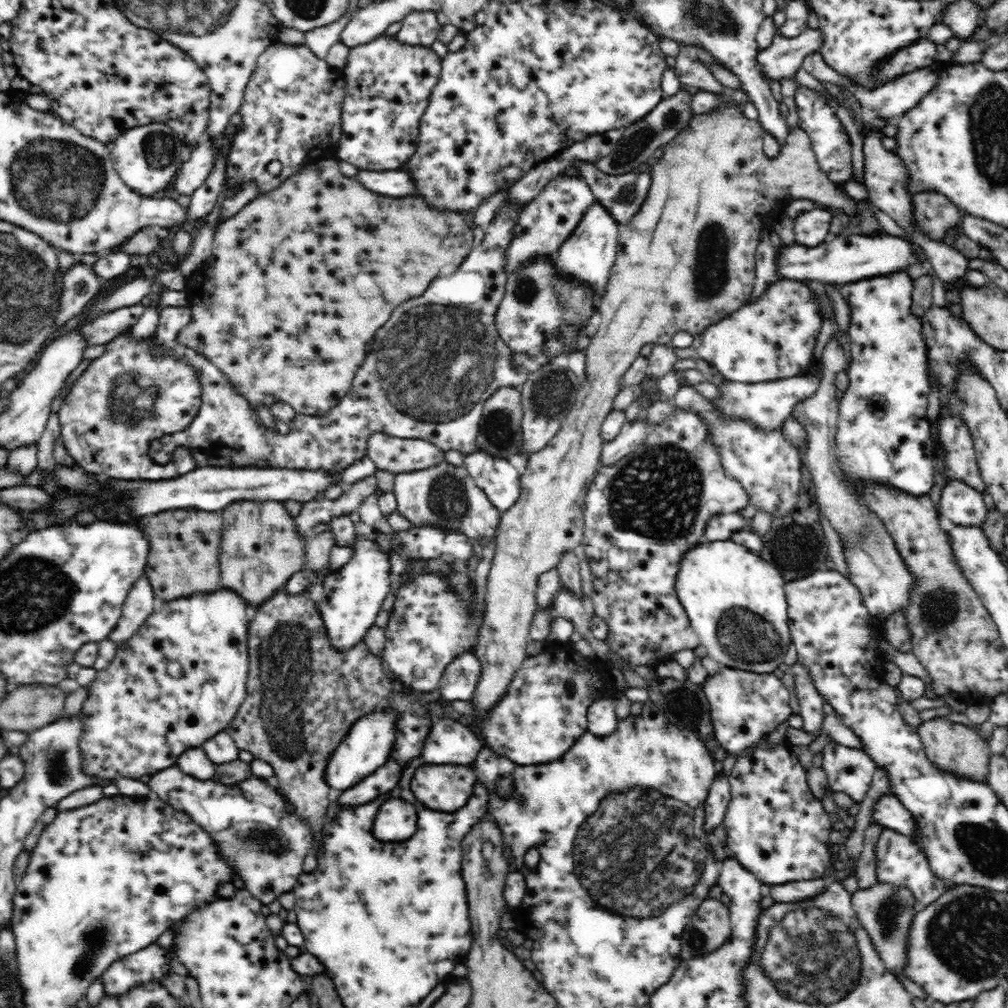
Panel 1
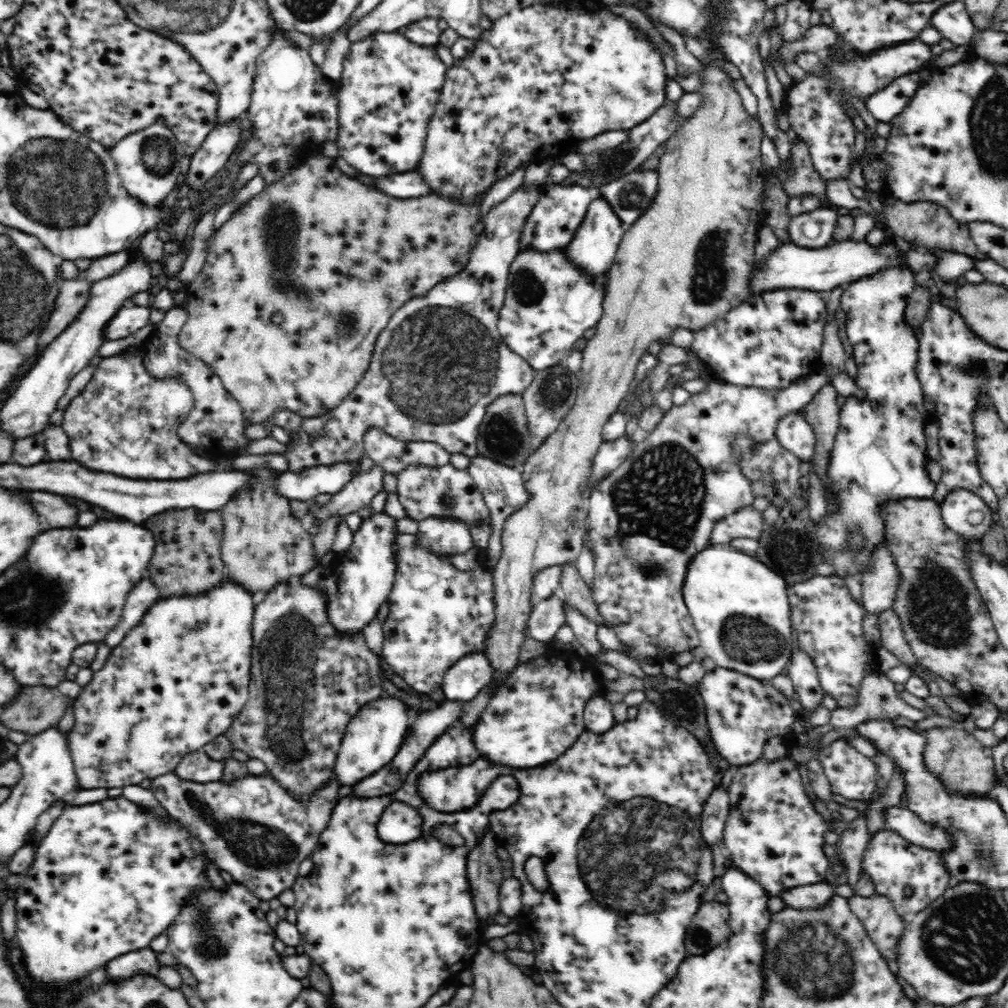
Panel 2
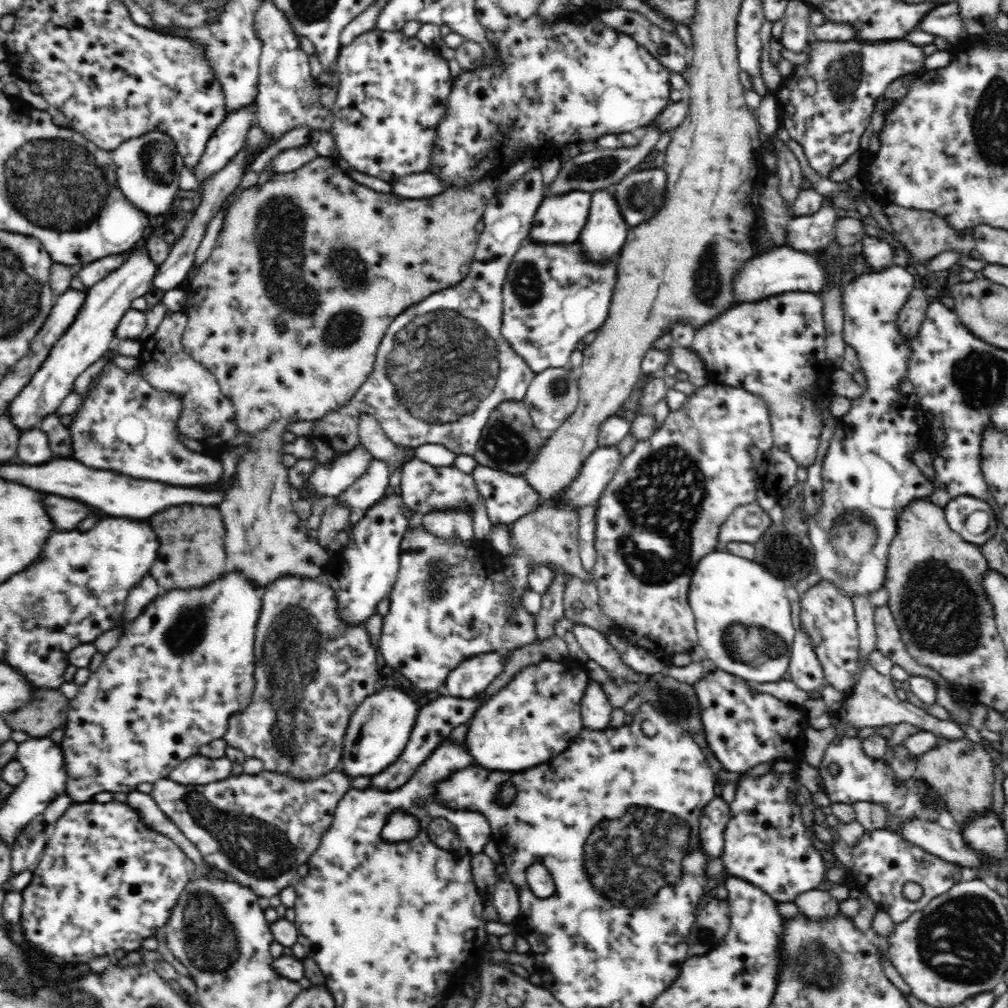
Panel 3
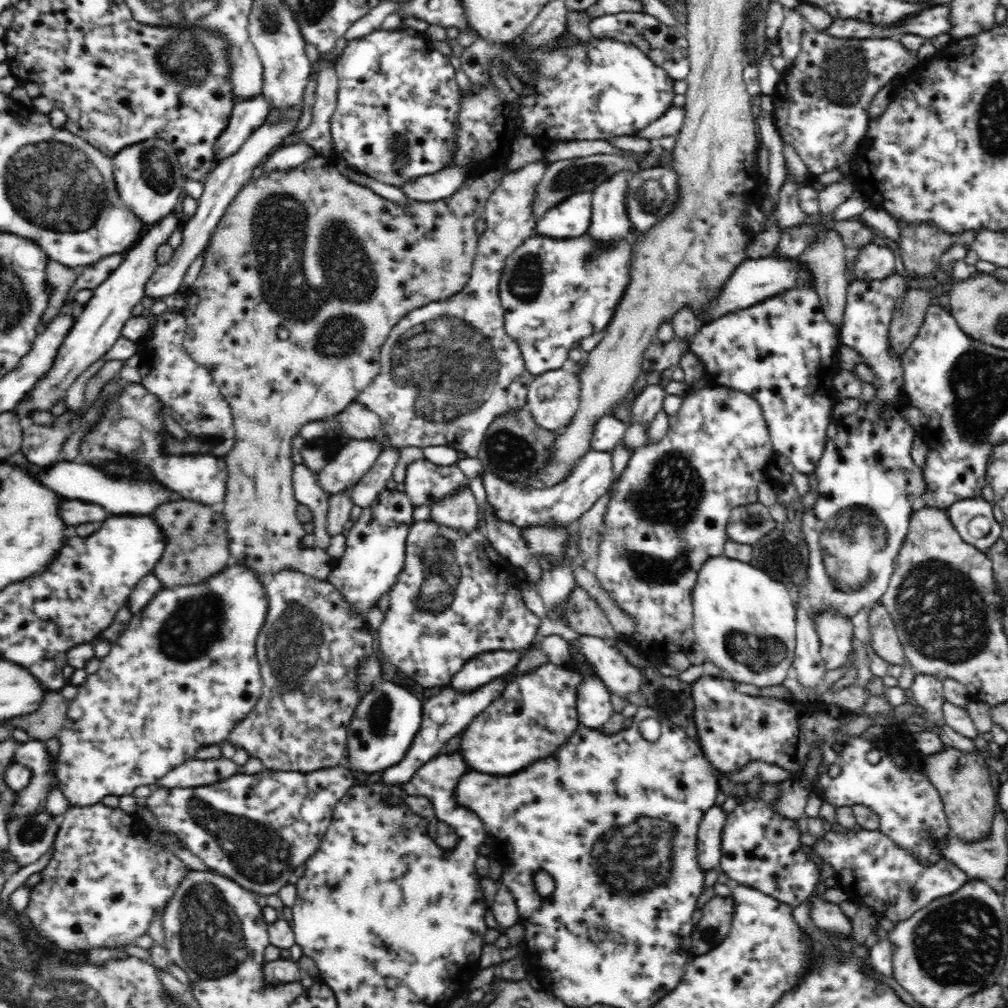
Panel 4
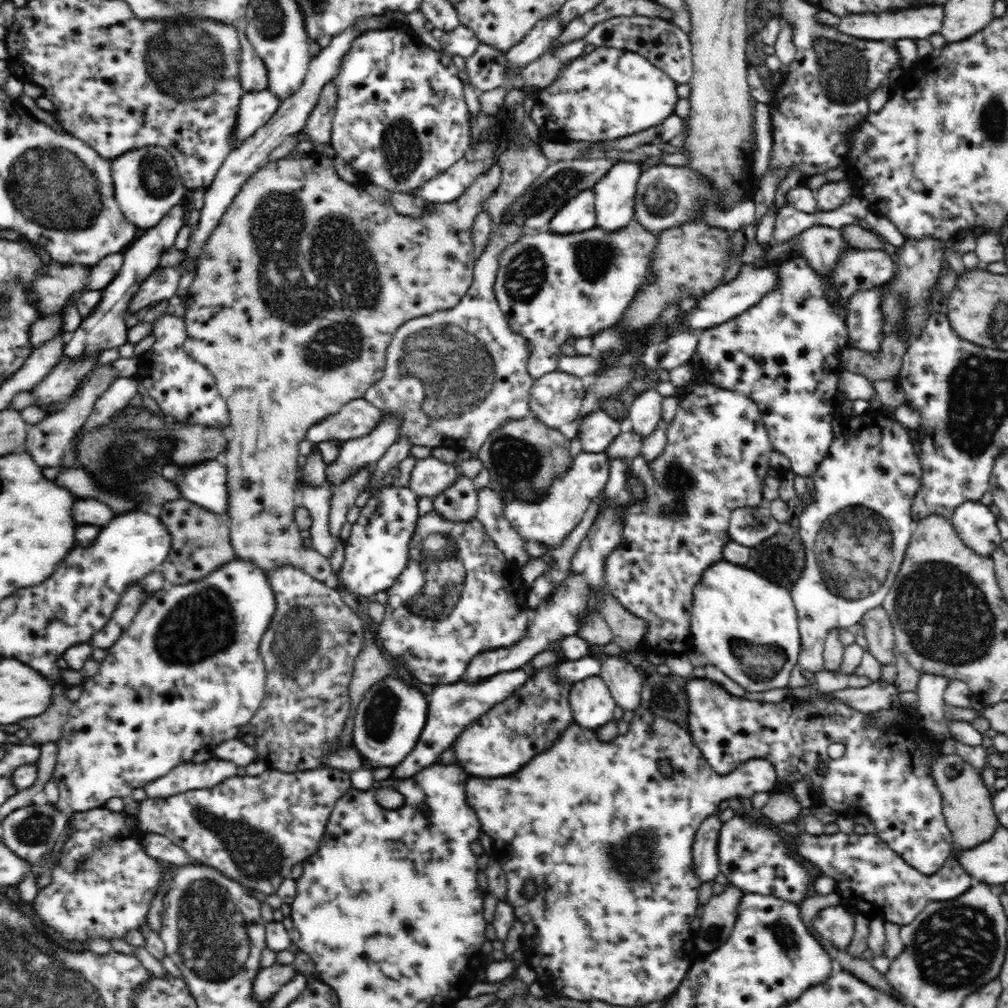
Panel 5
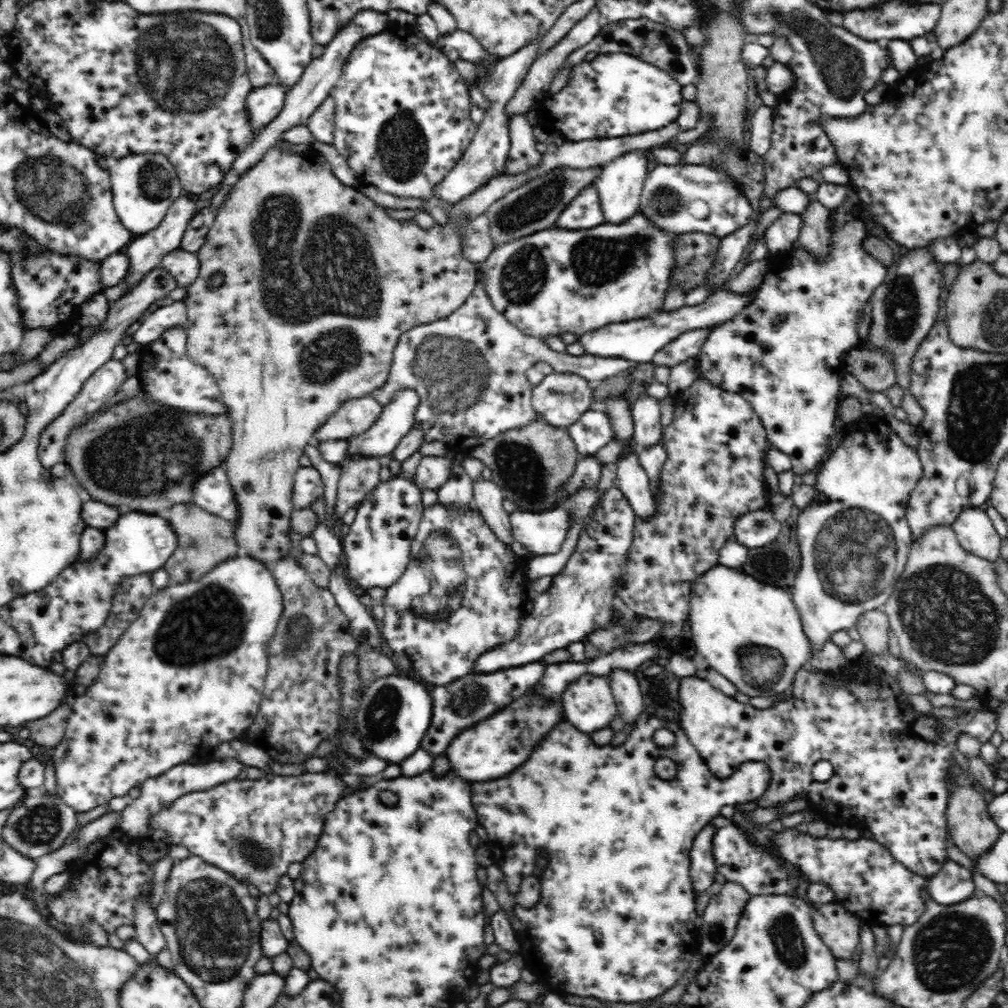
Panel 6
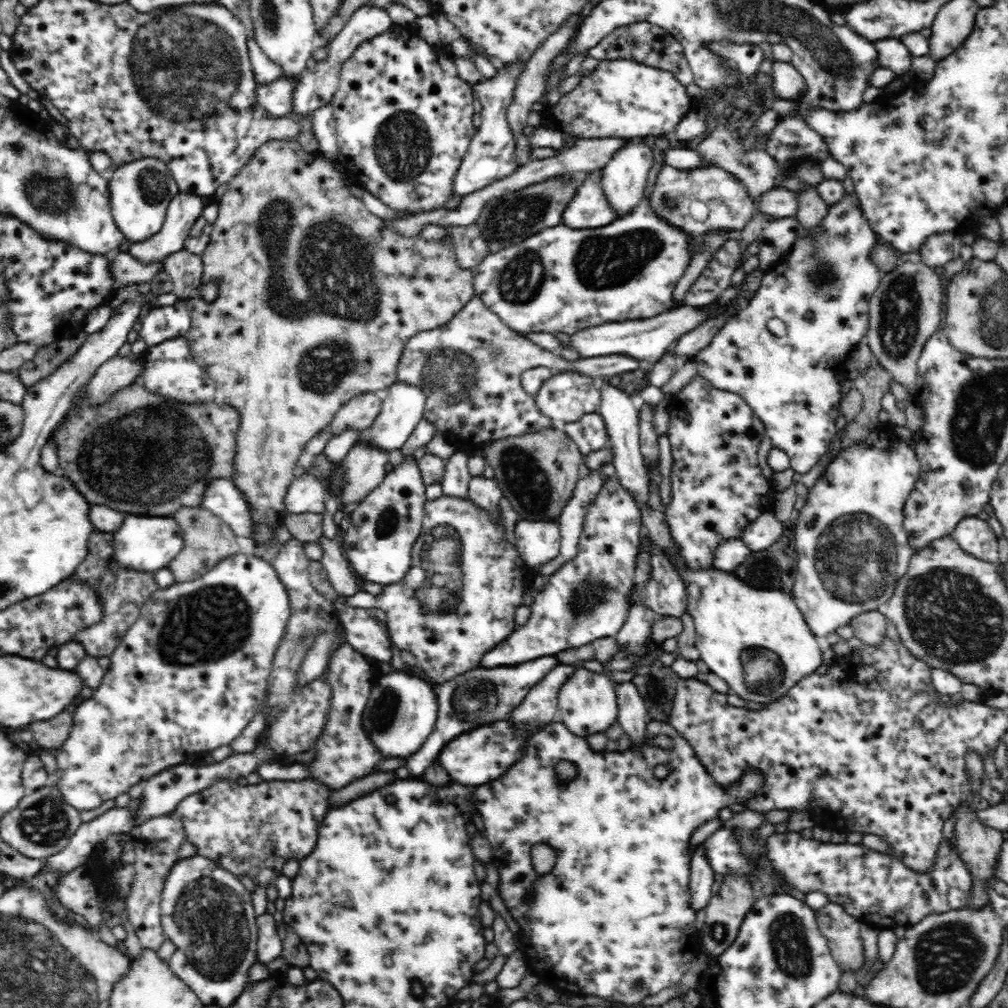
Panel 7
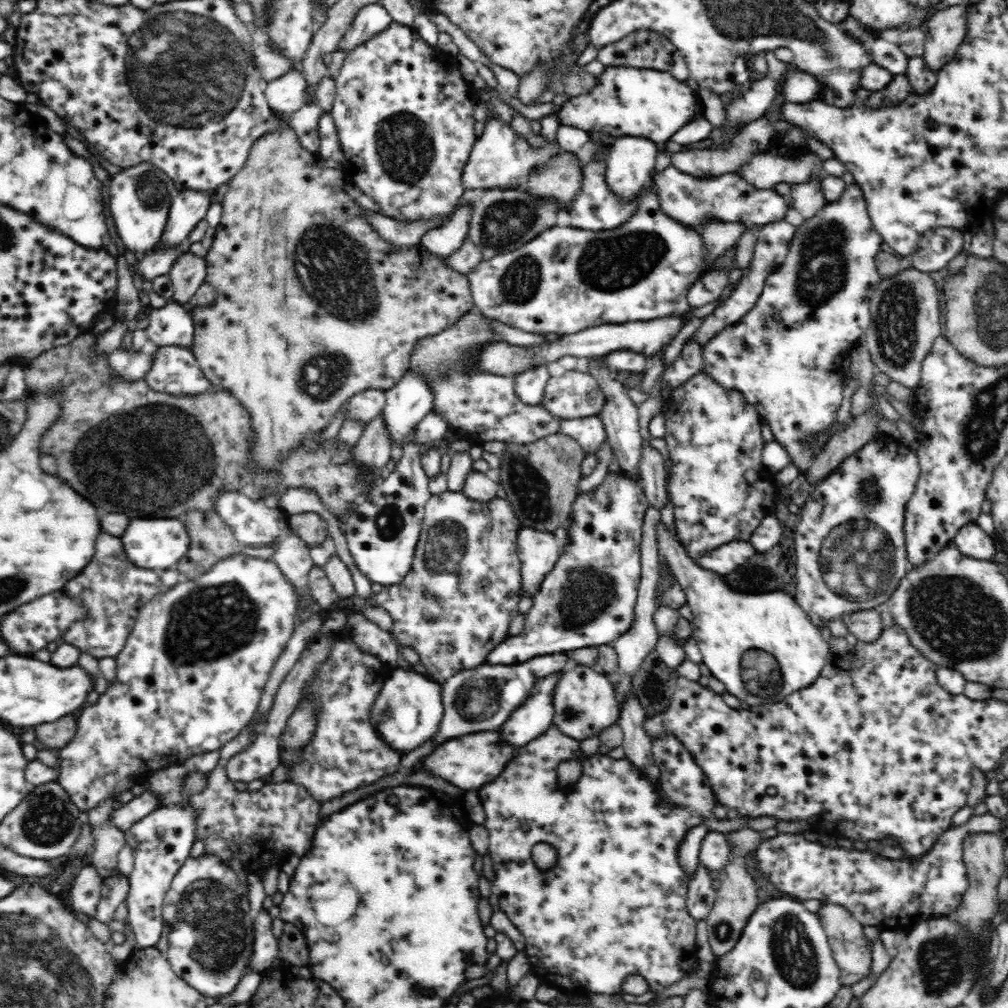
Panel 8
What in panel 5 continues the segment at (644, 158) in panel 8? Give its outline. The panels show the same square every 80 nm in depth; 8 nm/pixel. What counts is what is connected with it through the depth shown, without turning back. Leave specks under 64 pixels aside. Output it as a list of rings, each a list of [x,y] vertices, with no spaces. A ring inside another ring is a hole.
[[[616,160],[616,164],[593,186],[596,227],[614,232],[622,230],[634,219],[634,196],[641,174],[639,164]]]

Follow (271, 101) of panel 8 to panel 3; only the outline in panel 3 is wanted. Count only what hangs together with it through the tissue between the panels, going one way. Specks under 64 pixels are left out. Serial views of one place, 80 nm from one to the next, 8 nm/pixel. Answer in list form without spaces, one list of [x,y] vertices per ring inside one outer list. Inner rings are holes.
[[[256,103],[233,110],[226,115],[221,126],[206,142],[206,150],[194,168],[197,180],[202,183],[210,175],[223,169],[244,146],[248,131],[256,125]]]

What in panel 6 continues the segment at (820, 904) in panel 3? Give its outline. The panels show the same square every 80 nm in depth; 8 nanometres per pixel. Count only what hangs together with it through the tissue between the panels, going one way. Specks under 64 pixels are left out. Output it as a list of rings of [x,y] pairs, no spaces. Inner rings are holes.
[[[835,901],[821,905],[811,915],[814,928],[832,954],[850,960],[860,948],[859,918]]]

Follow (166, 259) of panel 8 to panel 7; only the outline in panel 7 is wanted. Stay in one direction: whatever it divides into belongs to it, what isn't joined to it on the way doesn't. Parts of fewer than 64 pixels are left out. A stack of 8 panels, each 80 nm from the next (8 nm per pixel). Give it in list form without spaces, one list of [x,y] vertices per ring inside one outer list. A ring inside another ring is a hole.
[[[125,248],[110,255],[110,271],[112,271],[112,279],[116,286],[149,282],[152,276],[156,276],[163,269],[163,260],[149,262],[144,266],[138,259],[126,252]]]

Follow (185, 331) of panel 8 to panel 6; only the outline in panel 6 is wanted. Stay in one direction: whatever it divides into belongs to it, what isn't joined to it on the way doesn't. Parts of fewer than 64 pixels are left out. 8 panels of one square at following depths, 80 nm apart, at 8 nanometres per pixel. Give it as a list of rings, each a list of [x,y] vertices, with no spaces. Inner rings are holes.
[[[183,300],[174,301],[166,306],[153,307],[142,320],[132,338],[134,342],[142,346],[149,346],[159,340],[163,332],[169,330],[169,328],[187,326],[185,302]]]

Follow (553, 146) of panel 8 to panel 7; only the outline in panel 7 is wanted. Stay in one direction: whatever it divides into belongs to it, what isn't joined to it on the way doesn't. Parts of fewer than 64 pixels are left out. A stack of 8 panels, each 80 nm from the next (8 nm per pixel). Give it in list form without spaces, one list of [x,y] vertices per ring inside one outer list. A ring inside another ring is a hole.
[[[512,62],[504,64],[500,70],[496,70],[496,76],[484,78],[482,82],[474,84],[474,95],[479,98],[483,109],[481,111],[482,125],[475,131],[472,137],[468,152],[466,152],[458,174],[454,176],[454,195],[462,195],[480,190],[496,180],[502,180],[510,176],[512,172],[518,170],[516,163],[516,139],[514,133],[507,122],[505,110],[513,101],[513,92],[517,83],[517,78],[524,70],[526,62]]]

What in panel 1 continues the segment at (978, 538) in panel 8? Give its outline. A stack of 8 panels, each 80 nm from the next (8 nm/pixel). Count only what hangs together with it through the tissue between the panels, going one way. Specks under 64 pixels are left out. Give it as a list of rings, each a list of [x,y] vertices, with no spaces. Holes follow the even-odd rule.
[[[946,479],[941,491],[939,512],[953,524],[980,526],[988,508],[984,496],[961,480]]]

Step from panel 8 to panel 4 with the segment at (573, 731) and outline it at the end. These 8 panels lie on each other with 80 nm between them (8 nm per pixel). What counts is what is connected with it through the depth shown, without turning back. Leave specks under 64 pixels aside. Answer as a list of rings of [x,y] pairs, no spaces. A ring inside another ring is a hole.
[[[596,674],[586,676],[577,686],[578,720],[591,729],[599,729],[613,714],[610,692]]]

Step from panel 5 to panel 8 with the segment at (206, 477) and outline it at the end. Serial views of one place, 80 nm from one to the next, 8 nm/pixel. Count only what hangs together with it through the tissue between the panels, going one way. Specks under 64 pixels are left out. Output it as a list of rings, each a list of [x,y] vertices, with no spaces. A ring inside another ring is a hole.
[[[220,490],[214,502],[214,510],[233,530],[234,536],[242,546],[262,548],[266,544],[272,544],[282,534],[282,530],[288,528],[287,516],[281,508],[269,505],[260,498],[253,498],[247,491]]]

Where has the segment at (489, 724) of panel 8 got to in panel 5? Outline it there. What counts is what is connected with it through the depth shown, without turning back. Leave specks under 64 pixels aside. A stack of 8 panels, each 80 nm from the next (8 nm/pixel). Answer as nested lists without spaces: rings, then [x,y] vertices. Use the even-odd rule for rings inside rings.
[[[522,669],[504,671],[493,677],[481,679],[476,682],[458,681],[450,684],[435,685],[432,694],[426,696],[428,701],[428,718],[418,738],[416,748],[406,756],[398,766],[393,767],[393,774],[389,778],[405,779],[414,776],[416,772],[424,770],[426,766],[432,766],[436,762],[436,756],[440,756],[446,748],[450,748],[458,735],[476,718],[486,714],[494,704],[504,702],[510,694],[514,694],[520,686],[524,686],[530,676],[534,676],[536,670]]]

